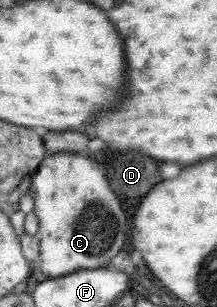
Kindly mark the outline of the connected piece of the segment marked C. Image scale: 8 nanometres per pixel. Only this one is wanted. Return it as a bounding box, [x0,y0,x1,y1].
[31,151,128,279]

